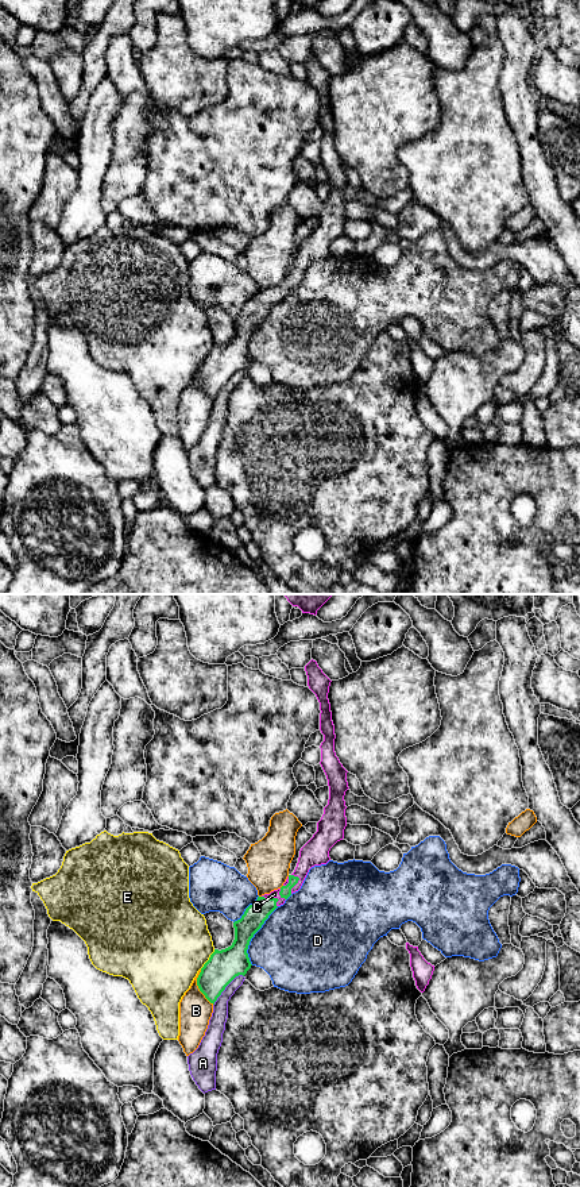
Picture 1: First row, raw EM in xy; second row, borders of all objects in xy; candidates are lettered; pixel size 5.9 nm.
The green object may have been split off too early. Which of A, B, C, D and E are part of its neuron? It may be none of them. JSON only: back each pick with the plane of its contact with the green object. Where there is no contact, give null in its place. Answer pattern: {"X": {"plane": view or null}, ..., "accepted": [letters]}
{"C": {"plane": "xy"}, "accepted": ["C"]}

